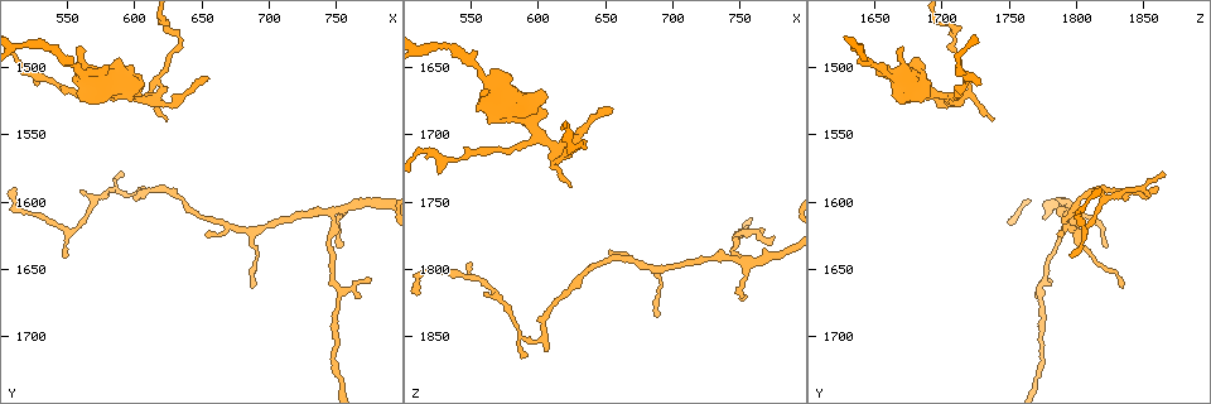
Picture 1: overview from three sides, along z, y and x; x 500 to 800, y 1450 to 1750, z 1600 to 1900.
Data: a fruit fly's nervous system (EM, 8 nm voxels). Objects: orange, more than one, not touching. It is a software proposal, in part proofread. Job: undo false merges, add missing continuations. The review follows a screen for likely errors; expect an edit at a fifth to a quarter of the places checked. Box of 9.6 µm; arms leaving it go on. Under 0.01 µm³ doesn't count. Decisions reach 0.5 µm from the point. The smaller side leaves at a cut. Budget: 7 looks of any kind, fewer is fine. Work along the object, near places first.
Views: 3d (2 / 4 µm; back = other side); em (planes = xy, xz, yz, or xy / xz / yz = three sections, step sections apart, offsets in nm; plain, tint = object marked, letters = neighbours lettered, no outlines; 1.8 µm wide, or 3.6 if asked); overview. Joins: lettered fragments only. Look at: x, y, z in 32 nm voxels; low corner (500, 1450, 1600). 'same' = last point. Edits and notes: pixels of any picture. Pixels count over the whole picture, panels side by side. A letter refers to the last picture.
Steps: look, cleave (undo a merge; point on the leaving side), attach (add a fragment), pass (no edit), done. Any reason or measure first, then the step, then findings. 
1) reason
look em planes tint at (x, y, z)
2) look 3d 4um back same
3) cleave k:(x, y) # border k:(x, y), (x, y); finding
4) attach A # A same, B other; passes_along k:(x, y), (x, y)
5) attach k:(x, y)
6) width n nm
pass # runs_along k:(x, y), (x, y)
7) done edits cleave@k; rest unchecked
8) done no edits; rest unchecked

look 3d 2um at (562, 1486, 1672)

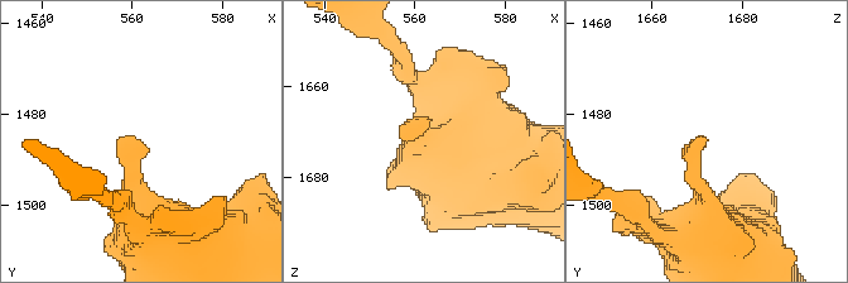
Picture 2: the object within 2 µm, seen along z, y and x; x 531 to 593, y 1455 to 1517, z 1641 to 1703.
now the EM
look em planes letters at (561, 1486, 1671)

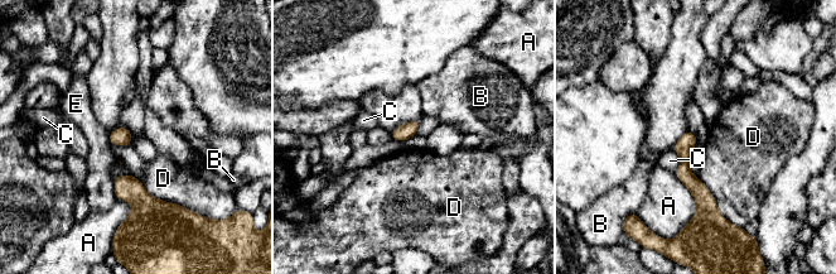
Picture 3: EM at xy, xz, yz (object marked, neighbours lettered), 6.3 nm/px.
attach D # A other, B other, C other, D same, E other; the neuron continues

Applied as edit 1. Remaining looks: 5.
tapers out
look em planes letters at (626, 1538, 1738)

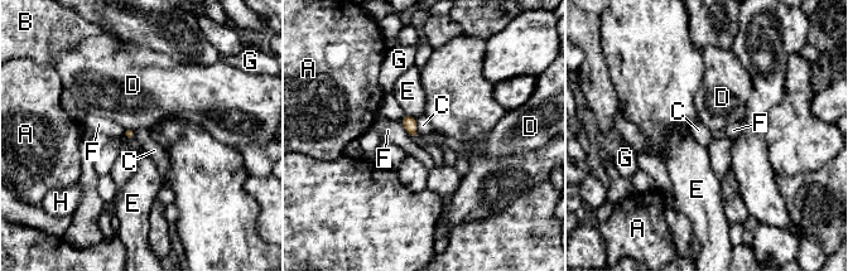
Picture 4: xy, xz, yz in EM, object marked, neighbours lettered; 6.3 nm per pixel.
pass # A other, B other, C other, D other, E other, F other, G other, H other; border 4:(414, 119), (419, 132); none of them fits

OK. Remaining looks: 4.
abrupt turn
look 3d 2um back at (626, 1472, 1710)

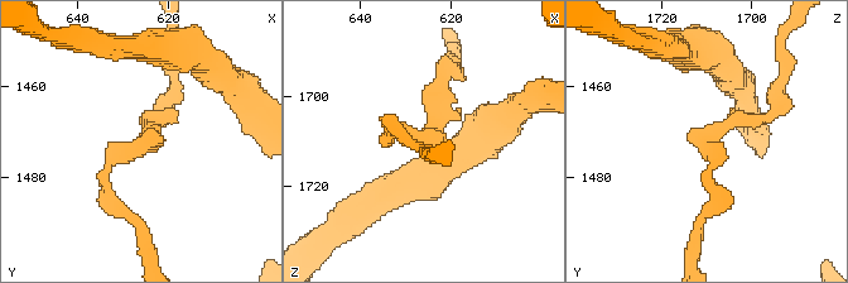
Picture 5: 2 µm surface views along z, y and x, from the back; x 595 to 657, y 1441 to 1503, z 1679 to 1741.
need the tissue
look em xz step 16 tint at (625, 1473, 1708)

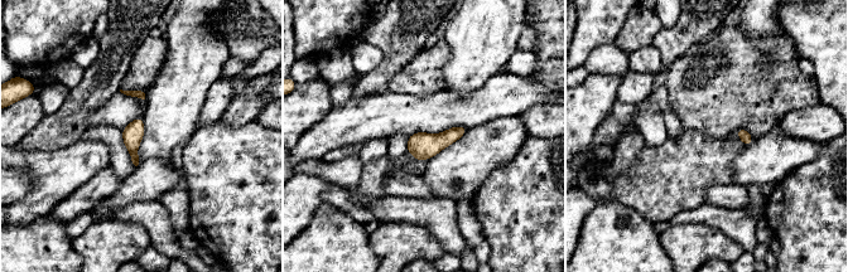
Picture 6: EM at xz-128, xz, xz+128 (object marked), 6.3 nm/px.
look em planes letters same

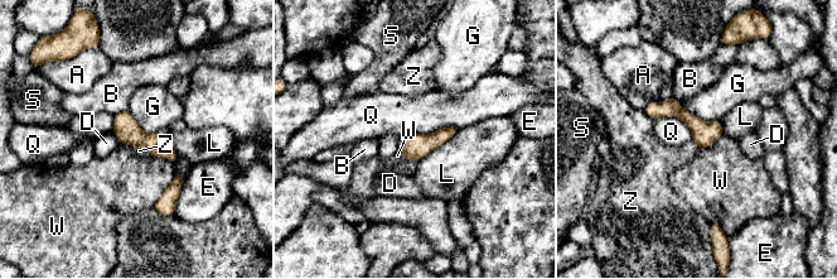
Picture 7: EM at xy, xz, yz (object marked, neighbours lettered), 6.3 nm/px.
pass # A other, B other, D other, E other, G other, L other, Q other, S other, W other, Z other; border 7:(458, 129), (443, 126), (400, 136); all the same neuron

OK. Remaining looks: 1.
done edits attach@3; rest unchecked

